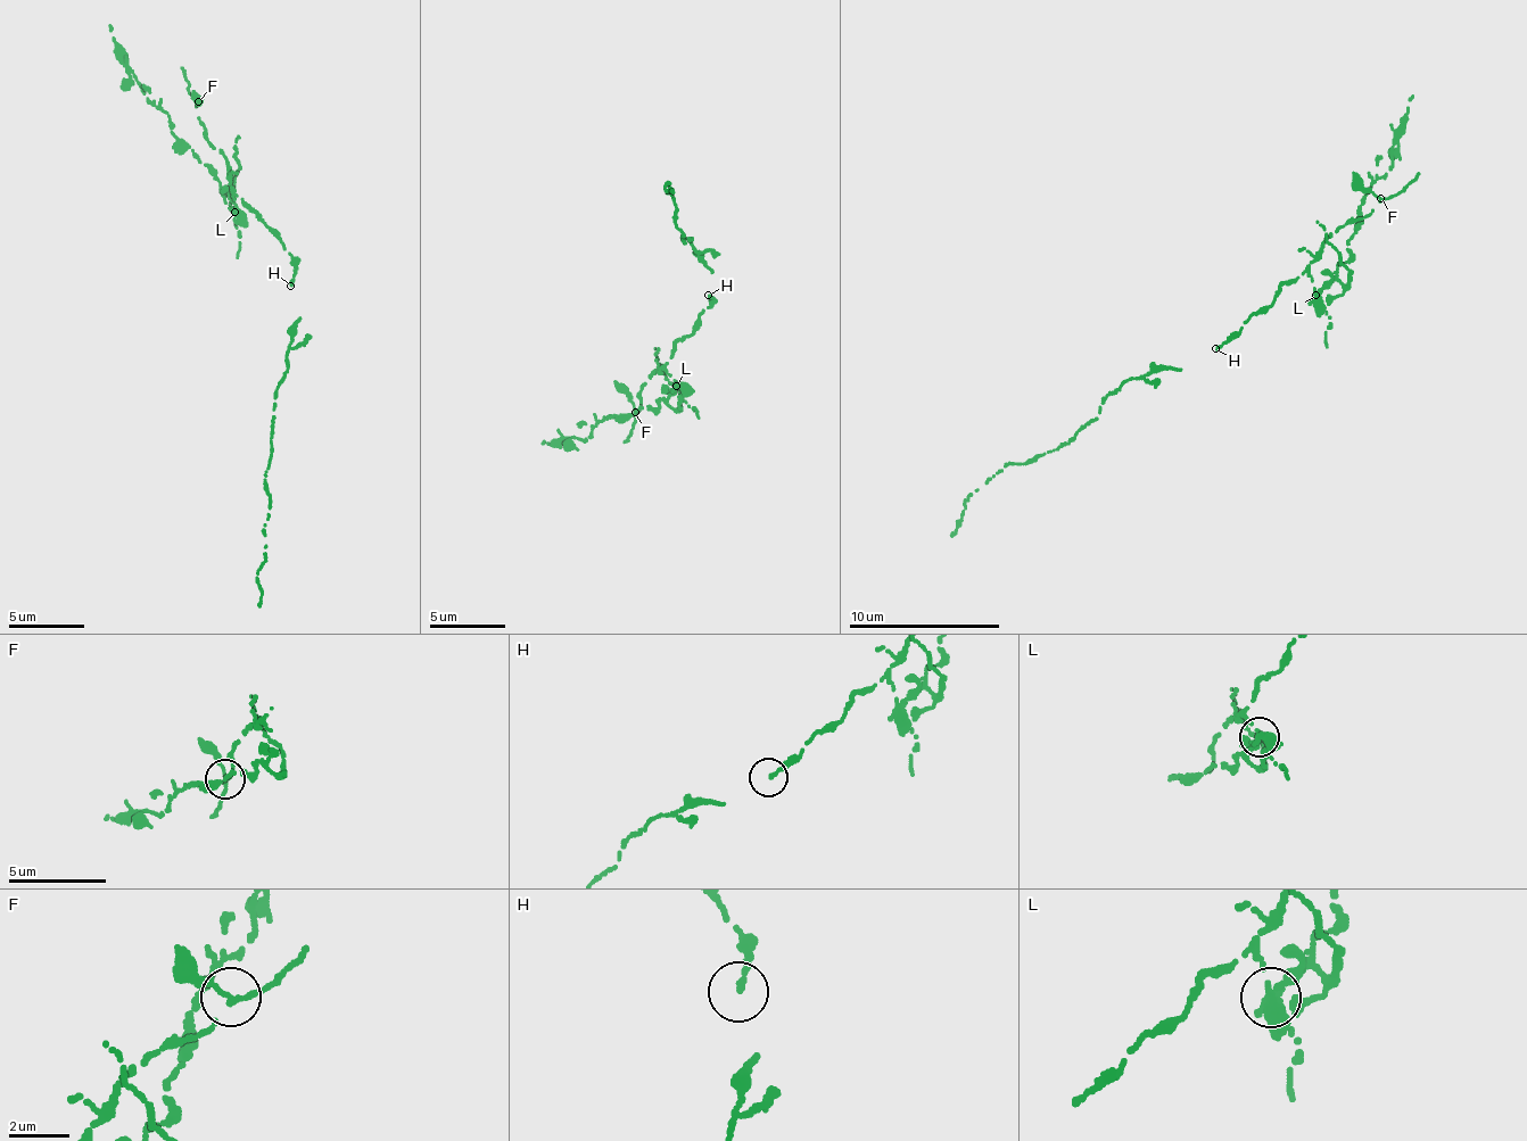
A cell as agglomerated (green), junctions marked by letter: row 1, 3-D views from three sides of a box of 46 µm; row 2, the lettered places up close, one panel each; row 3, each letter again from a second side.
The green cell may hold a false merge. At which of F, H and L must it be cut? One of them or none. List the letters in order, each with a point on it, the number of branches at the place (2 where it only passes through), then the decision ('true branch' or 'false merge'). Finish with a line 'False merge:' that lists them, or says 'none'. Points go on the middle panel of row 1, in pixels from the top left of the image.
F: at (635, 412); 3 branches meet; true branch
H: at (708, 295); 1 branches meet; true branch
L: at (676, 386); 3 branches meet; false merge
False merge: L

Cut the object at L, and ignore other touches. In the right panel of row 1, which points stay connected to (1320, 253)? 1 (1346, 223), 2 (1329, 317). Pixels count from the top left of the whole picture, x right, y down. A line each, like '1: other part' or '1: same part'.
1: same part
2: other part

